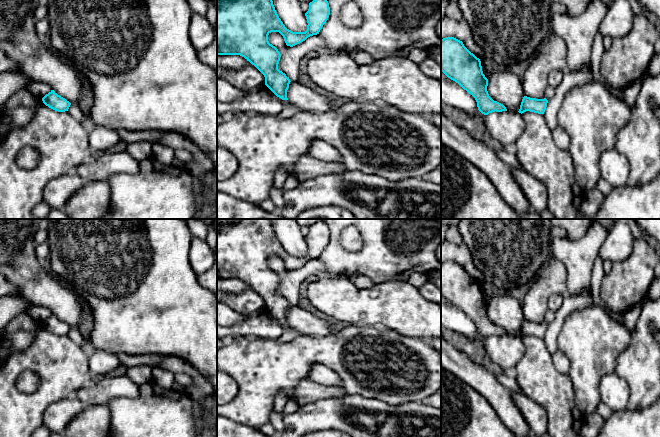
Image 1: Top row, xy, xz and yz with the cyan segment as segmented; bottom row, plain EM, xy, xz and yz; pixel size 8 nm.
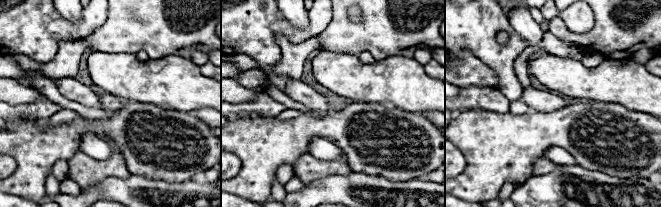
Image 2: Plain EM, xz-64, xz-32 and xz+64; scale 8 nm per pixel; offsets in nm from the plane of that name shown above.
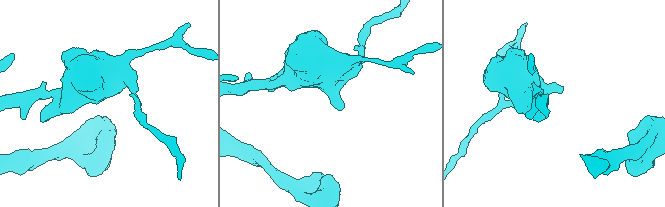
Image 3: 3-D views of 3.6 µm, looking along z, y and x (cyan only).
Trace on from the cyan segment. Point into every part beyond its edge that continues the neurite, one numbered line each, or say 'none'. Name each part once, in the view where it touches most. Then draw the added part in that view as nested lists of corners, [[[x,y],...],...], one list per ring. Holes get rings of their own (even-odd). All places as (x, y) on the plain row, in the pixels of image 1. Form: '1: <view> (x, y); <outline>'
none

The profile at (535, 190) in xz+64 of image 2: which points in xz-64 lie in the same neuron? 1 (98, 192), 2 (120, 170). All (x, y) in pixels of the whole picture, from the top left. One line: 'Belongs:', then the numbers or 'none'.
Belongs: 1

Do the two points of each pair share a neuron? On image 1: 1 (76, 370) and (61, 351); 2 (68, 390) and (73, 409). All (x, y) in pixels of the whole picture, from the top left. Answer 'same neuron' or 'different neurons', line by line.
1: same neuron
2: different neurons

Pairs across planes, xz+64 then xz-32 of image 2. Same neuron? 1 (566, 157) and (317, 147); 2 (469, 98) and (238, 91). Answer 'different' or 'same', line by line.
1: same
2: different

